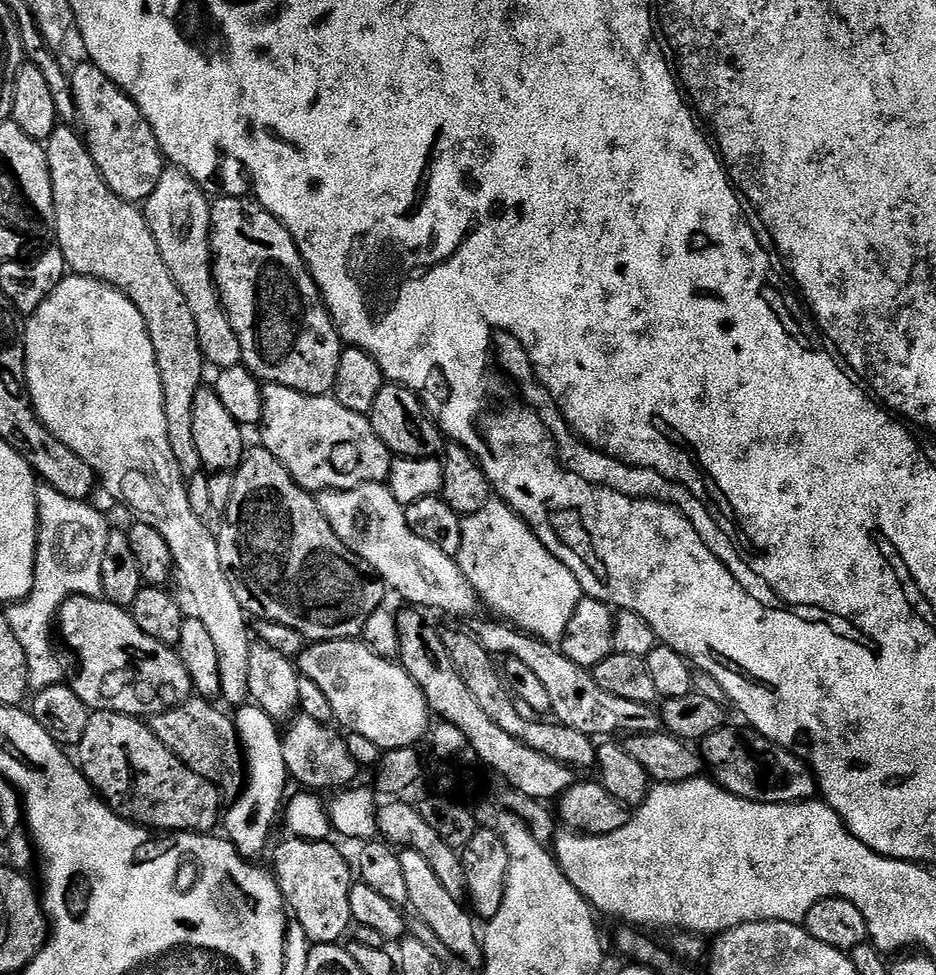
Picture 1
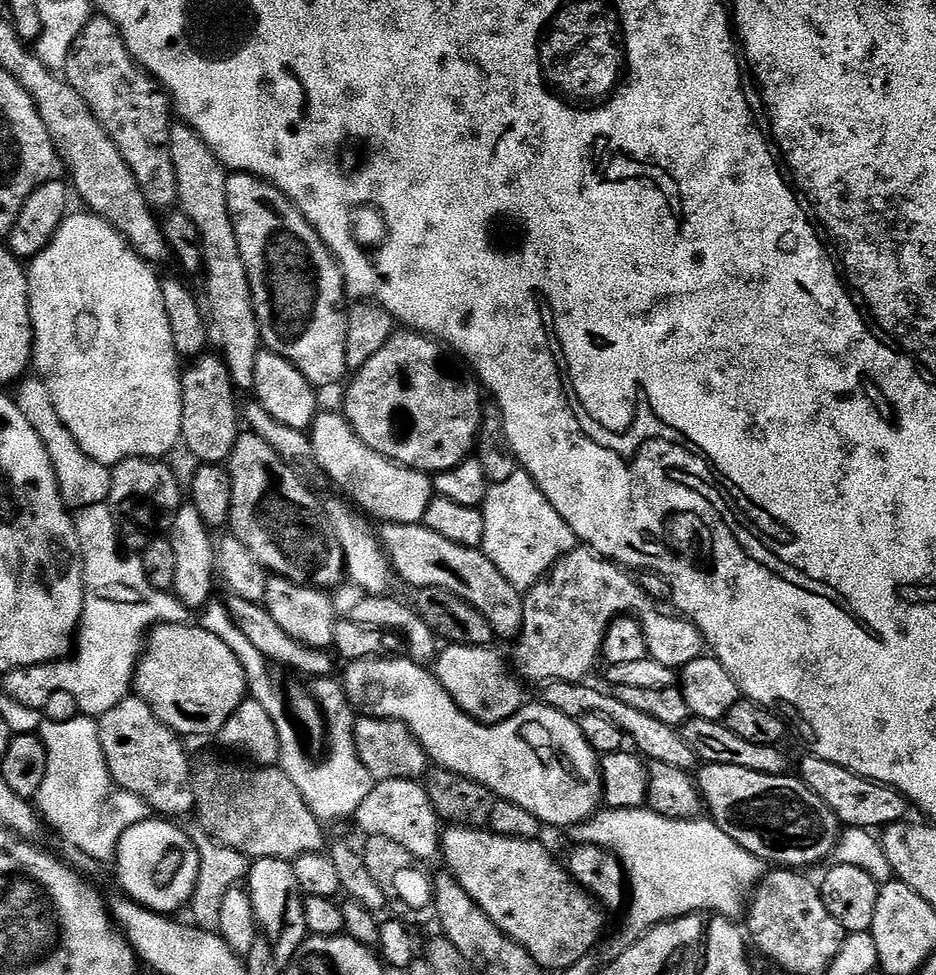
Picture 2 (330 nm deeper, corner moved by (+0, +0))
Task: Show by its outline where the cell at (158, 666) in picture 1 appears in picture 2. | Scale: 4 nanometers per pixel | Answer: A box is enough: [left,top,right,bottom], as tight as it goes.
[134,622,249,738]

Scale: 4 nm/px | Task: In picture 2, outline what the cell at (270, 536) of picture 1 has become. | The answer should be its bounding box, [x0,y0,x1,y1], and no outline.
[226,430,345,590]

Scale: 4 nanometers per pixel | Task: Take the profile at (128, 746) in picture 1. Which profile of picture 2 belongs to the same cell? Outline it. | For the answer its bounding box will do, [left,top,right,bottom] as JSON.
[99,698,196,818]

